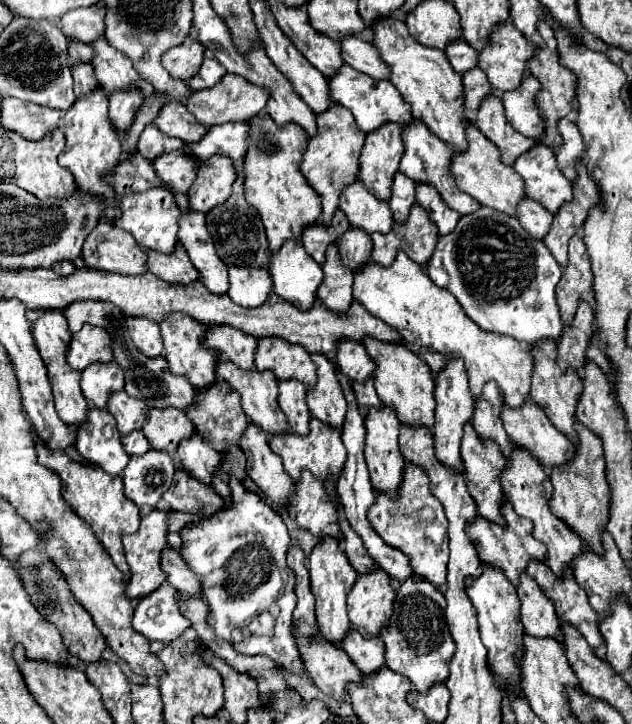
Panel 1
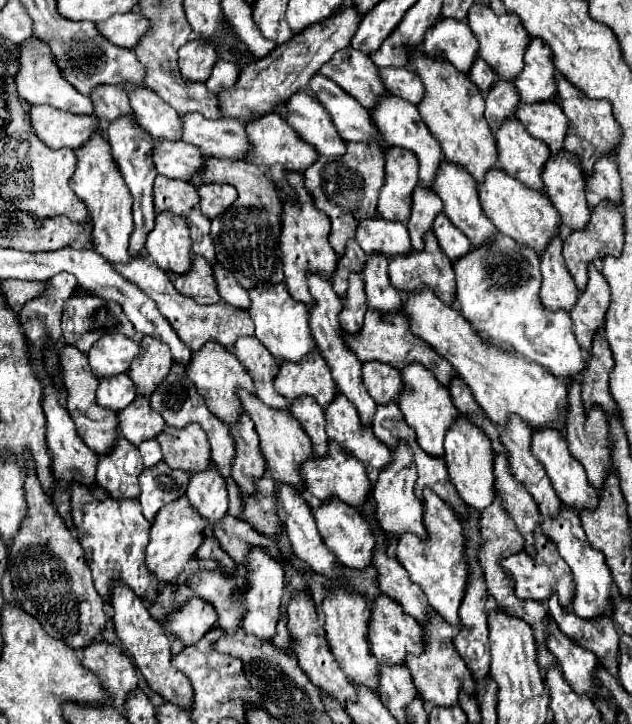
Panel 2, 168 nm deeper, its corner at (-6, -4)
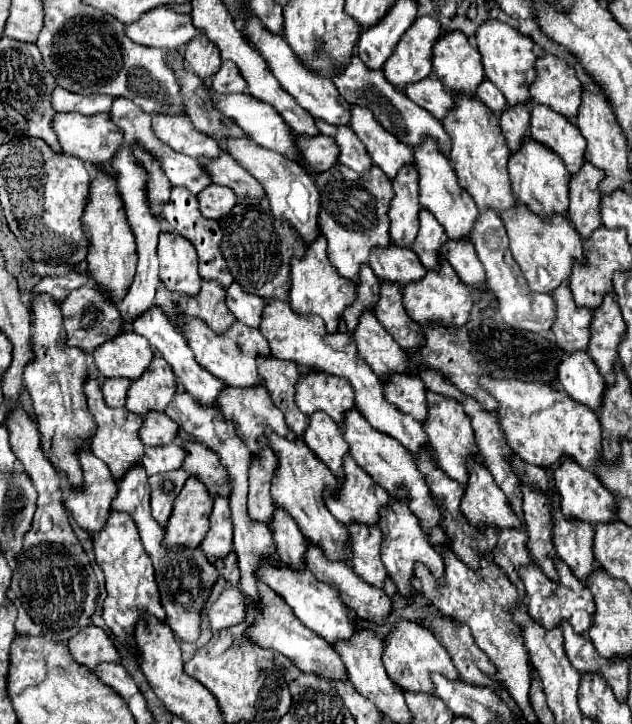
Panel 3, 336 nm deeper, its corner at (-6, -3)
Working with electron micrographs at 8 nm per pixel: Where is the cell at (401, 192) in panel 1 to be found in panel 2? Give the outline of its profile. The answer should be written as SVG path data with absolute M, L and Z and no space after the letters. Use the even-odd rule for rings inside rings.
M416 185L414 193L412 193L412 215L408 221L408 231L410 231L414 249L424 247L422 237L432 227L432 221L440 211L442 211L440 197L432 189Z

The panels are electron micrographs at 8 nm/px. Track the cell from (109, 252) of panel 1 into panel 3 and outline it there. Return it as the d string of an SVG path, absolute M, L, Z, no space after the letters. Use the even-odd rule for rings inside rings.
M180 314L180 316L184 318L182 330L186 330L188 346L196 354L196 360L198 360L200 366L204 366L210 374L214 374L216 378L220 378L228 386L236 386L236 388L264 386L264 378L260 378L256 360L268 358L270 346L268 346L266 338L262 336L260 330L252 330L242 322L236 322L228 332L218 336L212 330L208 330L208 326L202 320L192 318L192 316L184 316L184 314Z

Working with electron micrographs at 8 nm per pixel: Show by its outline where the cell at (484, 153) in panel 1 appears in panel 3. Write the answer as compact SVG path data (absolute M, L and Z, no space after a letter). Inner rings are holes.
M516 204L516 208L506 210L500 214L500 218L508 230L510 252L532 292L554 292L560 284L570 280L576 262L586 264L580 234L574 230L566 216L552 216L550 220L544 220L532 214L526 206Z

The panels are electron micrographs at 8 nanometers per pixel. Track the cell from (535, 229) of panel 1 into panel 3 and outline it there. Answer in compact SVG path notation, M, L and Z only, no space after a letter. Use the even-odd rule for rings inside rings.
M562 284L558 290L552 292L556 300L556 322L554 322L554 336L558 346L564 352L580 352L588 348L590 342L590 322L592 312L574 306L574 298L570 294L568 284Z

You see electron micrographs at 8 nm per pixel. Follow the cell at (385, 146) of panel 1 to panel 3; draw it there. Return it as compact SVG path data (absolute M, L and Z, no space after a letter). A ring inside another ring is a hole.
M404 166L392 186L396 196L390 202L390 236L396 246L410 248L418 234L418 170Z

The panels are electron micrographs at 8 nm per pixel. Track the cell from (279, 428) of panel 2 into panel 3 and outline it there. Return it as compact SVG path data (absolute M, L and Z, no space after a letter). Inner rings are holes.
M272 432L266 436L270 440L270 446L274 448L274 452L278 452L278 458L280 458L280 468L276 472L278 476L274 478L274 484L272 484L272 498L276 506L282 506L282 510L286 510L294 518L296 526L300 528L300 532L310 544L324 550L324 554L332 560L348 562L350 550L346 550L346 544L344 544L346 528L326 510L326 502L324 502L326 490L338 490L338 480L334 478L334 474L330 474L324 462L318 462L316 454L302 440L290 442Z

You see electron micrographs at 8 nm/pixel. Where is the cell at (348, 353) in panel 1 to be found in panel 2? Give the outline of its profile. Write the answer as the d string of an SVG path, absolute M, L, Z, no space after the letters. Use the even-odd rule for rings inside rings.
M366 361L362 363L362 381L370 393L370 397L378 403L390 403L398 399L398 393L402 389L400 371L378 361Z

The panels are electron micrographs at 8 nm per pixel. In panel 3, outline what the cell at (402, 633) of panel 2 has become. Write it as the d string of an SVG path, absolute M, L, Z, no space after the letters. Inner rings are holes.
M398 620L392 634L386 638L384 666L386 666L386 672L392 678L392 682L396 682L400 688L404 688L408 692L432 694L434 686L430 682L430 674L438 672L444 678L460 680L460 674L448 656L450 654L446 652L446 648L434 638L434 634L430 630L426 630L424 626L418 626L414 622L408 622L408 620Z

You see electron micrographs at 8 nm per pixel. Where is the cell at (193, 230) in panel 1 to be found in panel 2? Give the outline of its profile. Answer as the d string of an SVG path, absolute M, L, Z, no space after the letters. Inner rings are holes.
M214 263L212 271L214 271L218 295L222 297L222 301L226 301L228 305L238 307L238 309L248 309L250 307L248 291L242 289L242 285L234 279L234 275L230 275L230 271L226 271L220 263Z

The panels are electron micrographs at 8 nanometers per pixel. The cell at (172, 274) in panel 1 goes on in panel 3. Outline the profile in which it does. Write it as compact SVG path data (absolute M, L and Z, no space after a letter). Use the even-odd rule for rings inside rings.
M204 280L198 298L176 296L176 302L184 314L200 318L216 334L224 334L236 322L234 314L230 314L226 306L226 290L218 286L218 282Z

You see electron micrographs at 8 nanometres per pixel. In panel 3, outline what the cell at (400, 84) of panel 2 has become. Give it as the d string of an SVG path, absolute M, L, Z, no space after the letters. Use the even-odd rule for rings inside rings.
M424 78L422 82L410 84L406 88L406 96L418 106L426 108L438 120L446 118L446 112L454 108L454 96L446 92L446 88L438 78Z

